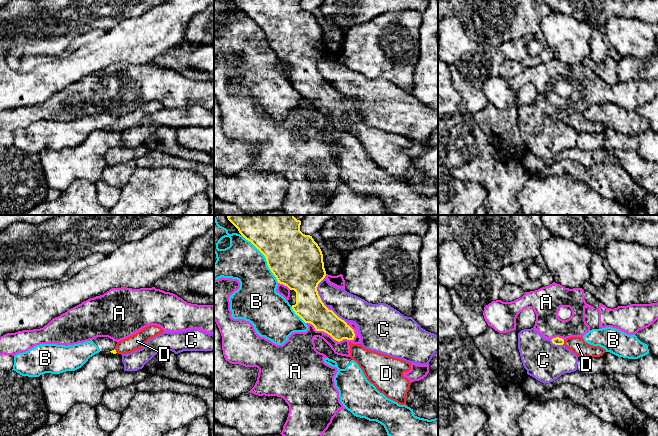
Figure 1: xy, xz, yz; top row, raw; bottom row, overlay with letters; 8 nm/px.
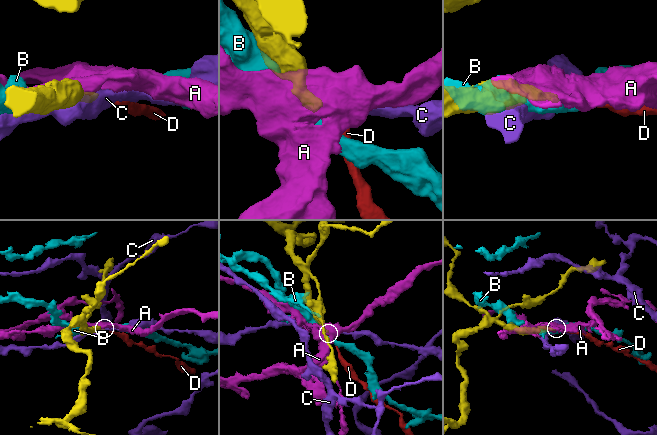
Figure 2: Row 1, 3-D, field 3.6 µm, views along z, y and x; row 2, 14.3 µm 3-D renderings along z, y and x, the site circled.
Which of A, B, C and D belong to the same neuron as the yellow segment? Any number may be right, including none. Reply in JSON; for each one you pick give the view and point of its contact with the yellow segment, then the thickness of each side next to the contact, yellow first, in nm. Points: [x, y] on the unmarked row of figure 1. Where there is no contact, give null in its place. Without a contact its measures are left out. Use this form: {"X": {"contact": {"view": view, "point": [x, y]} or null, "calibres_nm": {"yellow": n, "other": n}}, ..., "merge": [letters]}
{"D": {"contact": {"view": "yz", "point": [563, 118]}, "calibres_nm": {"yellow": 60, "other": 130}}, "merge": ["D"]}

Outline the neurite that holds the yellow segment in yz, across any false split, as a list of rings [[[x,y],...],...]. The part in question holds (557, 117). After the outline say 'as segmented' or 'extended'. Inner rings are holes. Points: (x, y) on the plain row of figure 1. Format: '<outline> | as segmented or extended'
[[[556,113],[551,117],[555,121],[564,121],[577,132],[600,133],[606,128],[606,126],[600,122],[593,122],[586,119],[583,113],[570,113],[567,115]]] | extended

